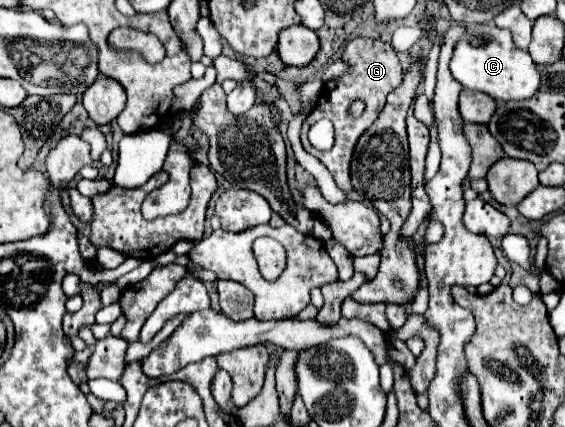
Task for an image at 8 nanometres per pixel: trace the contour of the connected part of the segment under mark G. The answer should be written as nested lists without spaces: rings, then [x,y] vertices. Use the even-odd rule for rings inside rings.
[[[354,38],[352,42],[348,42],[346,50],[344,50],[344,56],[348,62],[350,62],[350,72],[344,76],[344,78],[338,78],[338,80],[330,80],[324,84],[324,90],[320,92],[320,98],[318,98],[318,104],[316,104],[316,110],[306,116],[304,124],[302,124],[302,130],[300,130],[300,140],[302,140],[302,146],[306,152],[310,152],[312,156],[316,156],[328,170],[330,174],[334,176],[336,184],[344,190],[344,192],[352,192],[352,182],[350,182],[350,162],[352,162],[352,154],[354,154],[354,146],[358,142],[358,138],[372,126],[372,122],[378,118],[378,114],[382,112],[384,104],[386,104],[386,96],[396,90],[400,84],[402,84],[402,78],[404,78],[404,72],[402,72],[402,66],[400,66],[400,60],[394,52],[394,48],[388,44],[388,42],[382,42],[382,40],[370,40],[370,38]],[[354,100],[364,100],[366,102],[366,108],[364,112],[358,116],[358,118],[352,118],[348,108]],[[320,118],[328,118],[332,120],[334,128],[336,128],[336,144],[332,146],[332,150],[328,152],[322,152],[322,150],[316,150],[306,134],[308,134],[308,128],[318,122]]]

